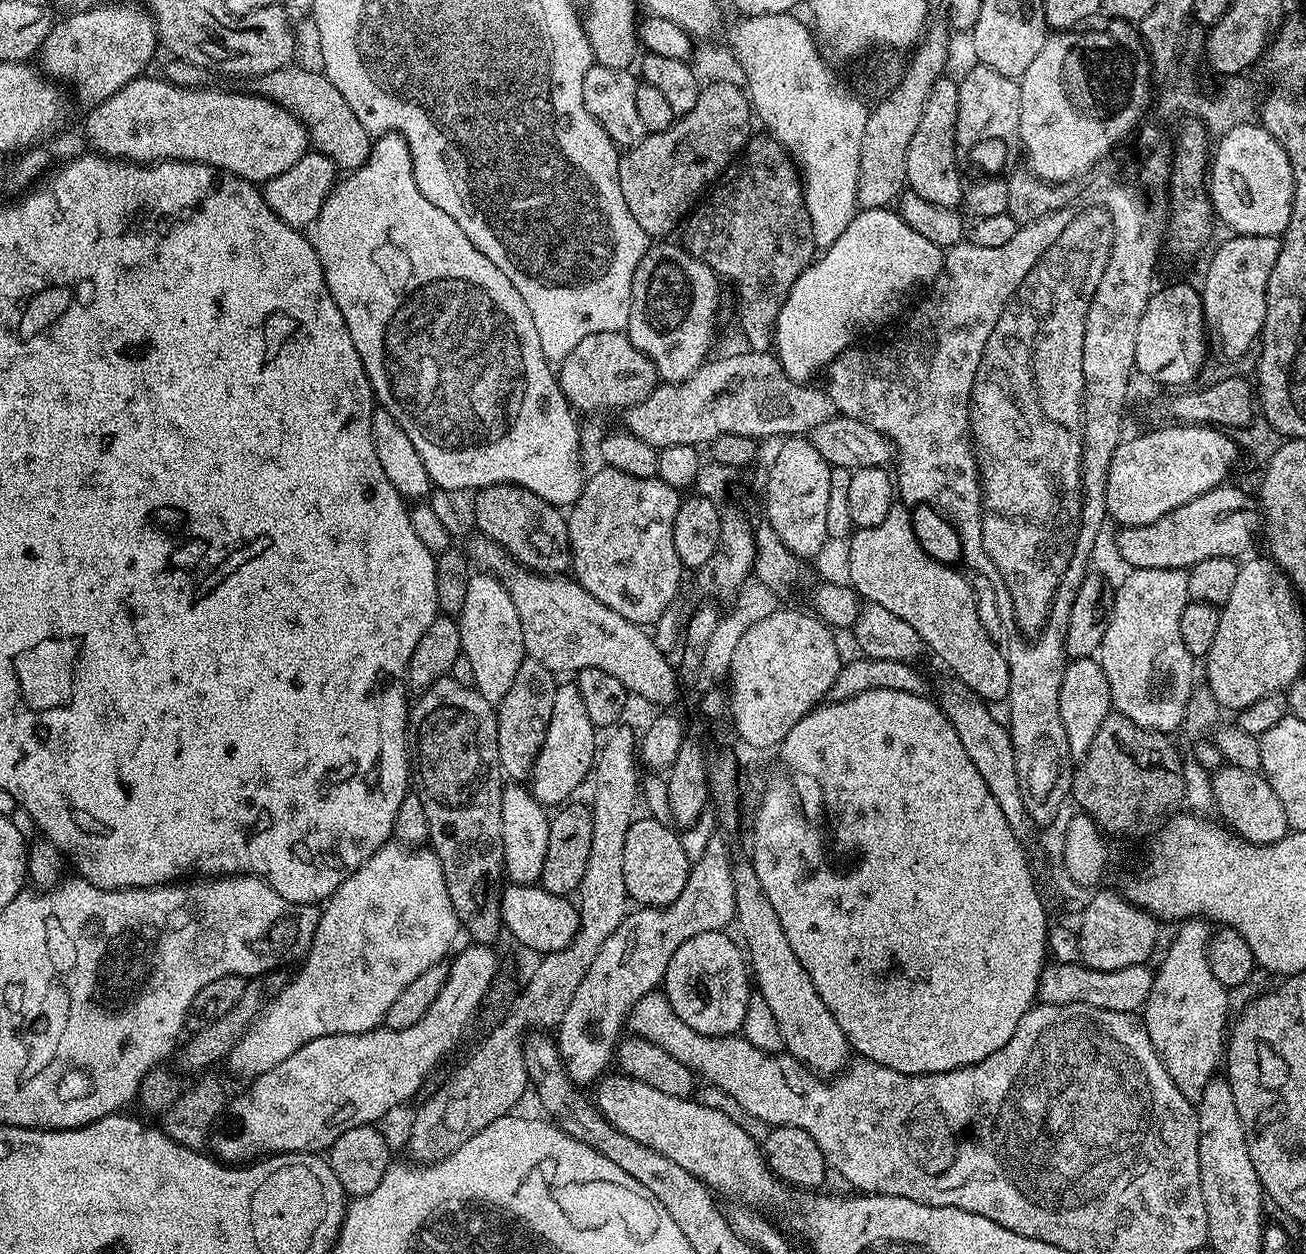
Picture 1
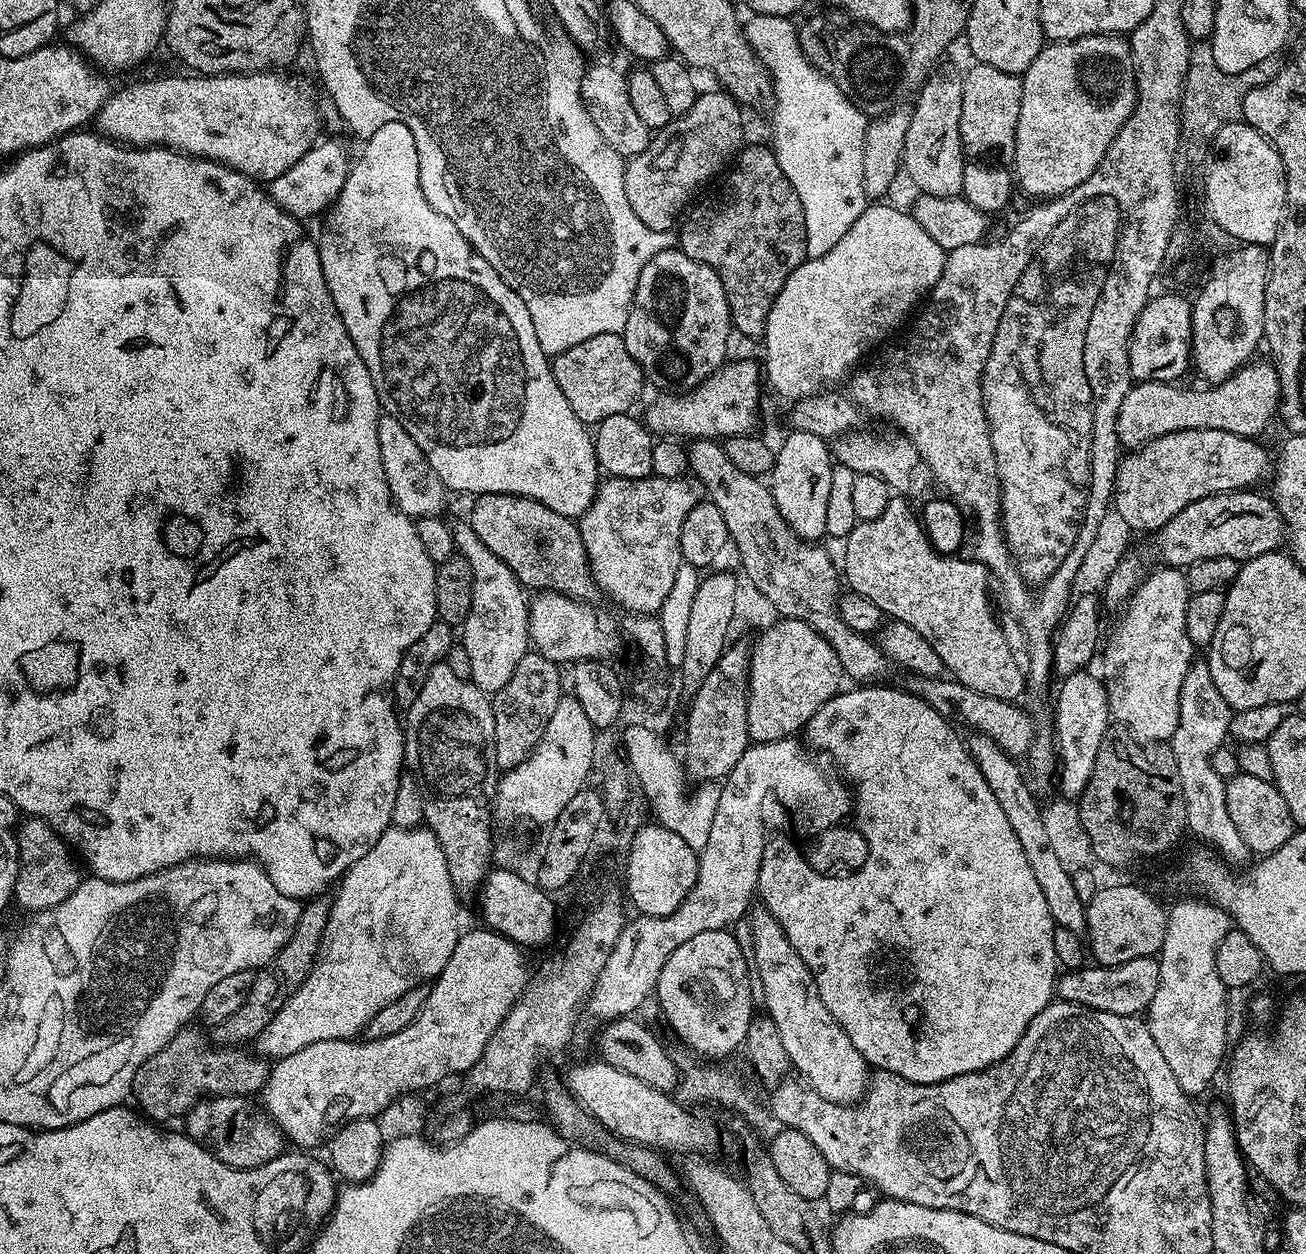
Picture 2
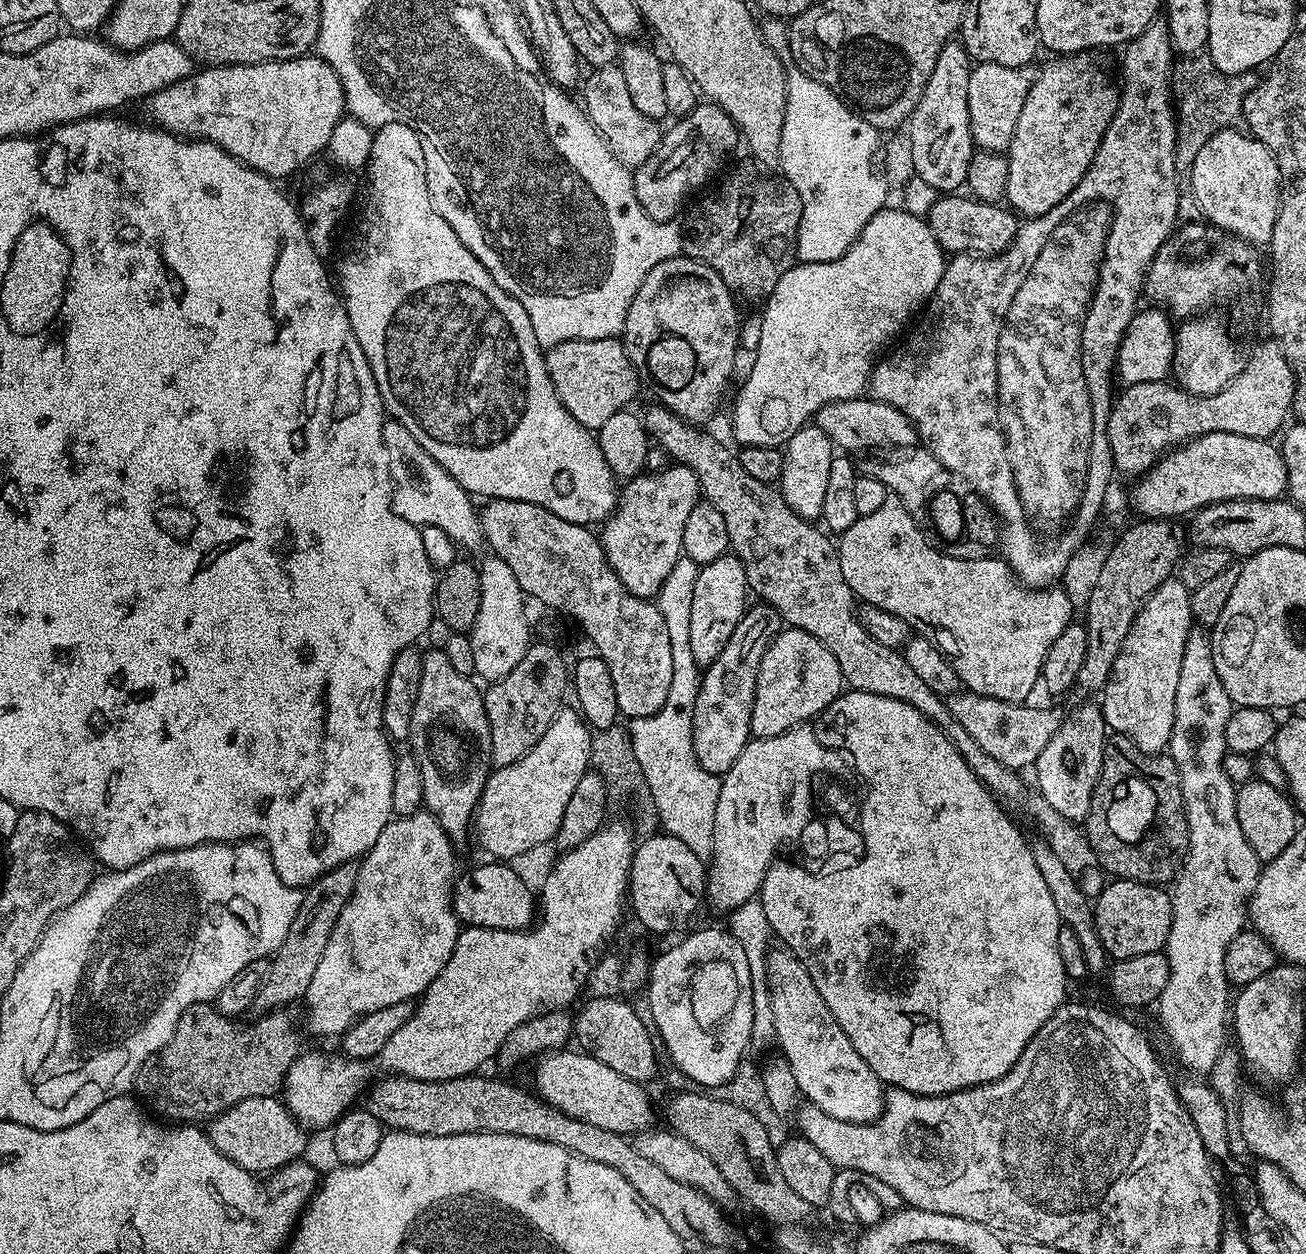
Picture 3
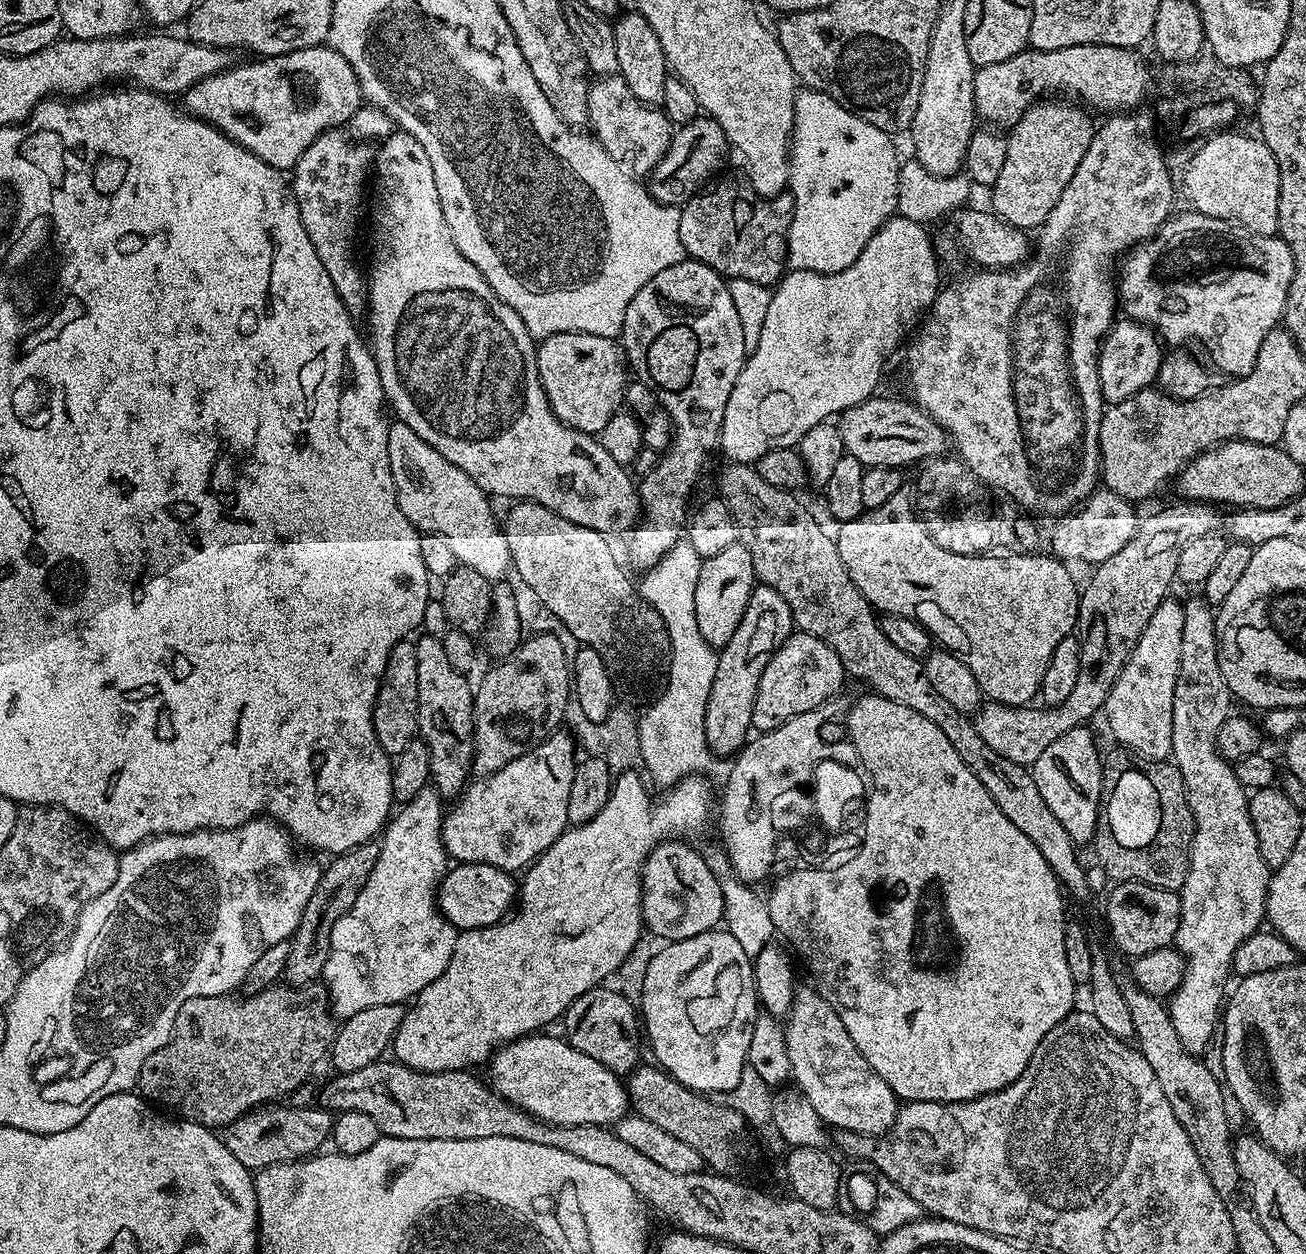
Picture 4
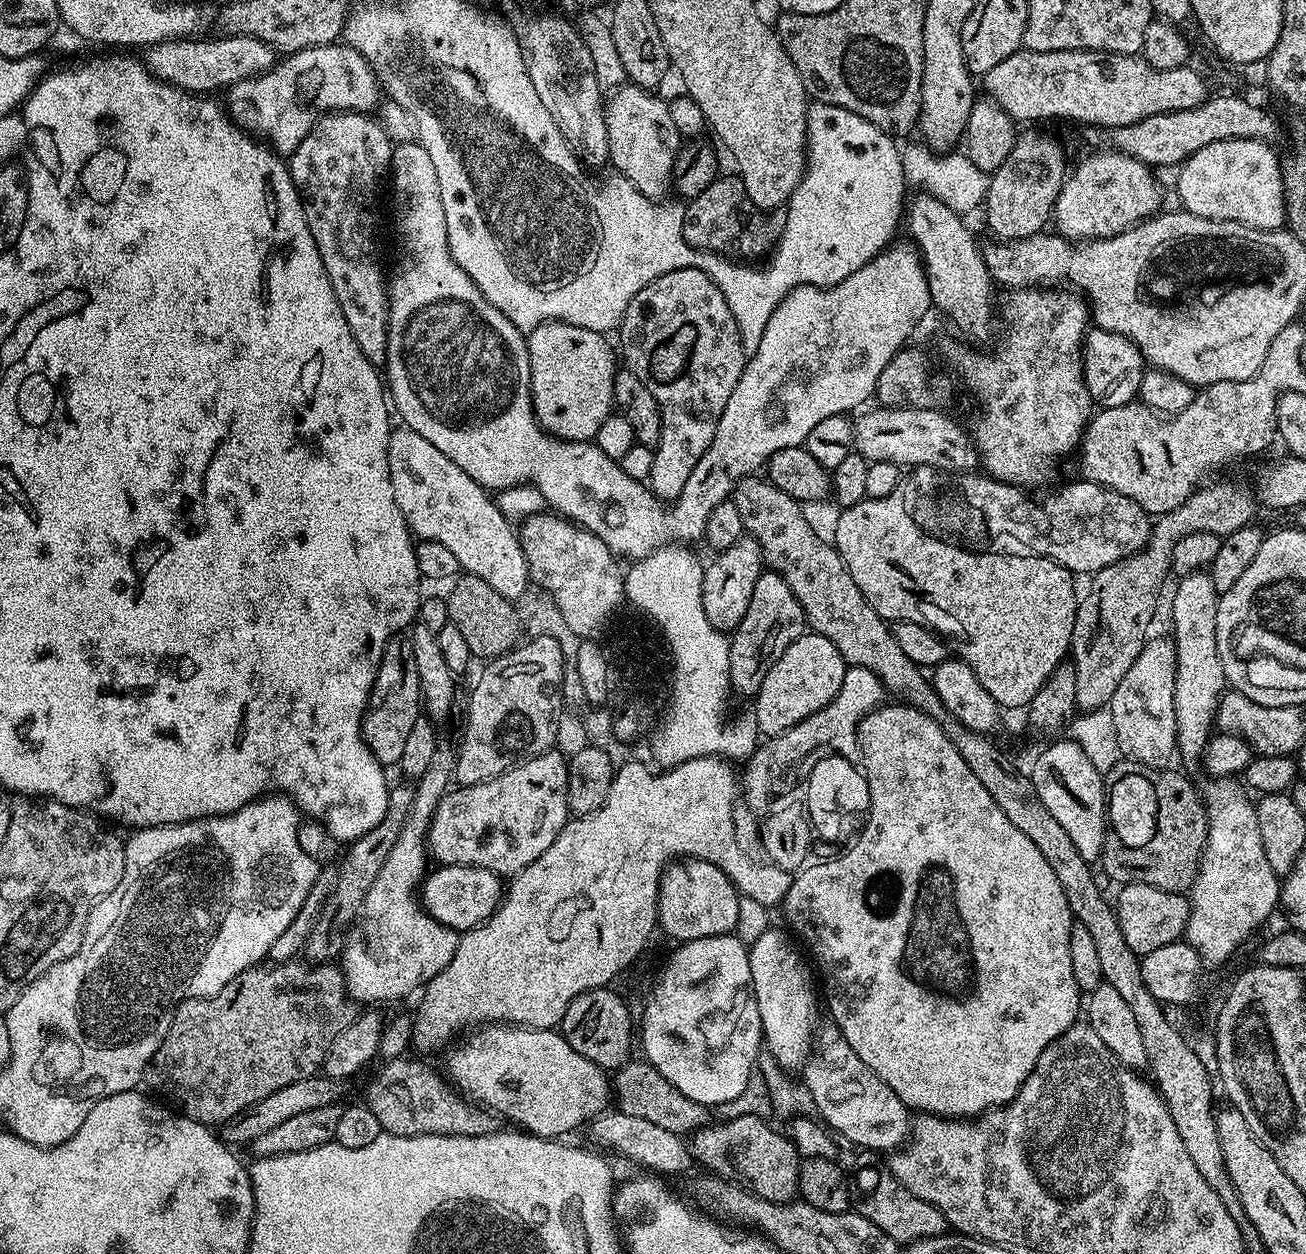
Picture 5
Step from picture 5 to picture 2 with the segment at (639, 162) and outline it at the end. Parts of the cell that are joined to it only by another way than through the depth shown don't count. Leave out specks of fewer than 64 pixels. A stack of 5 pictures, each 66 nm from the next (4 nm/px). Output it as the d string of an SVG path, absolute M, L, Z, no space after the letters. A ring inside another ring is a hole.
M596 64L585 67L584 77L580 79L580 97L584 99L584 108L590 114L594 126L606 138L606 142L619 156L631 158L642 154L652 141L653 133L638 118L634 105L630 102L627 75L619 72L612 64Z

